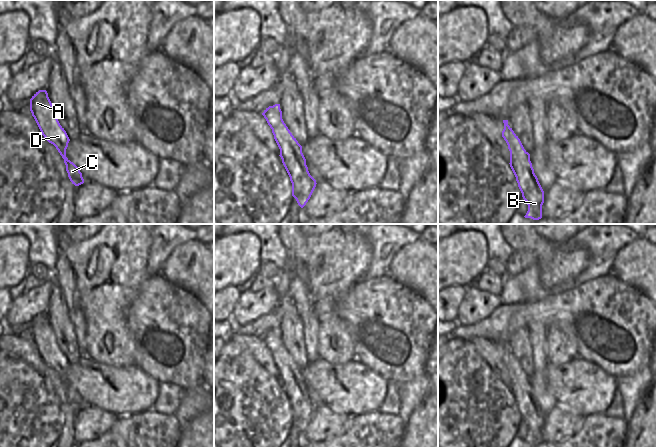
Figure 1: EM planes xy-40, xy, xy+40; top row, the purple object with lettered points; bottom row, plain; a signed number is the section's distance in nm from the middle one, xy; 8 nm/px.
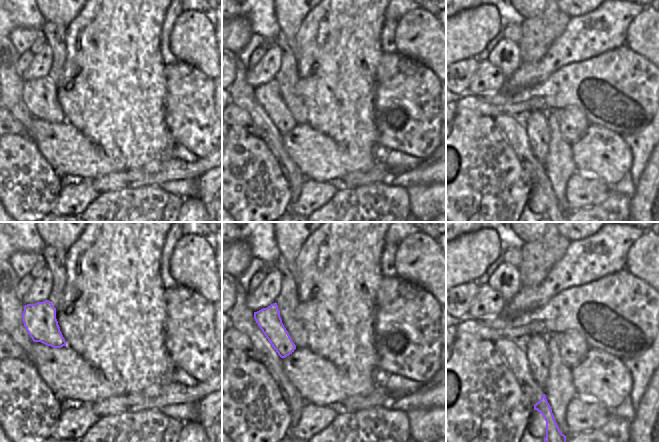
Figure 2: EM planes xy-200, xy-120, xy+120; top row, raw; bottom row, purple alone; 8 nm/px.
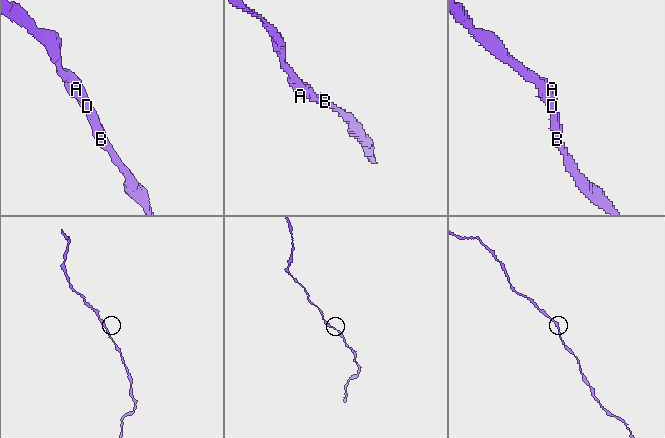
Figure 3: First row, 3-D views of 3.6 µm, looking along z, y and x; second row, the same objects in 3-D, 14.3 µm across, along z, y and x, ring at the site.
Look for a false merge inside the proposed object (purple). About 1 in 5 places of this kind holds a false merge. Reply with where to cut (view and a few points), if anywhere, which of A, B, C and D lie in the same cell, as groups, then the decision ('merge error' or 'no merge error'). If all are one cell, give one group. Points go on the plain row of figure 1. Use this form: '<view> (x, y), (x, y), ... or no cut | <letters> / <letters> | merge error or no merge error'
no cut | A B C D | no merge error

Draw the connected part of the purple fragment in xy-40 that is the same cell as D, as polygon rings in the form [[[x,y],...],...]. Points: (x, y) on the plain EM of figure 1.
[[[39,314],[32,320],[30,323],[30,335],[44,362],[56,371],[64,383],[66,395],[72,408],[75,410],[83,408],[82,397],[66,381],[66,373],[70,363],[56,341],[56,335],[46,314]]]

